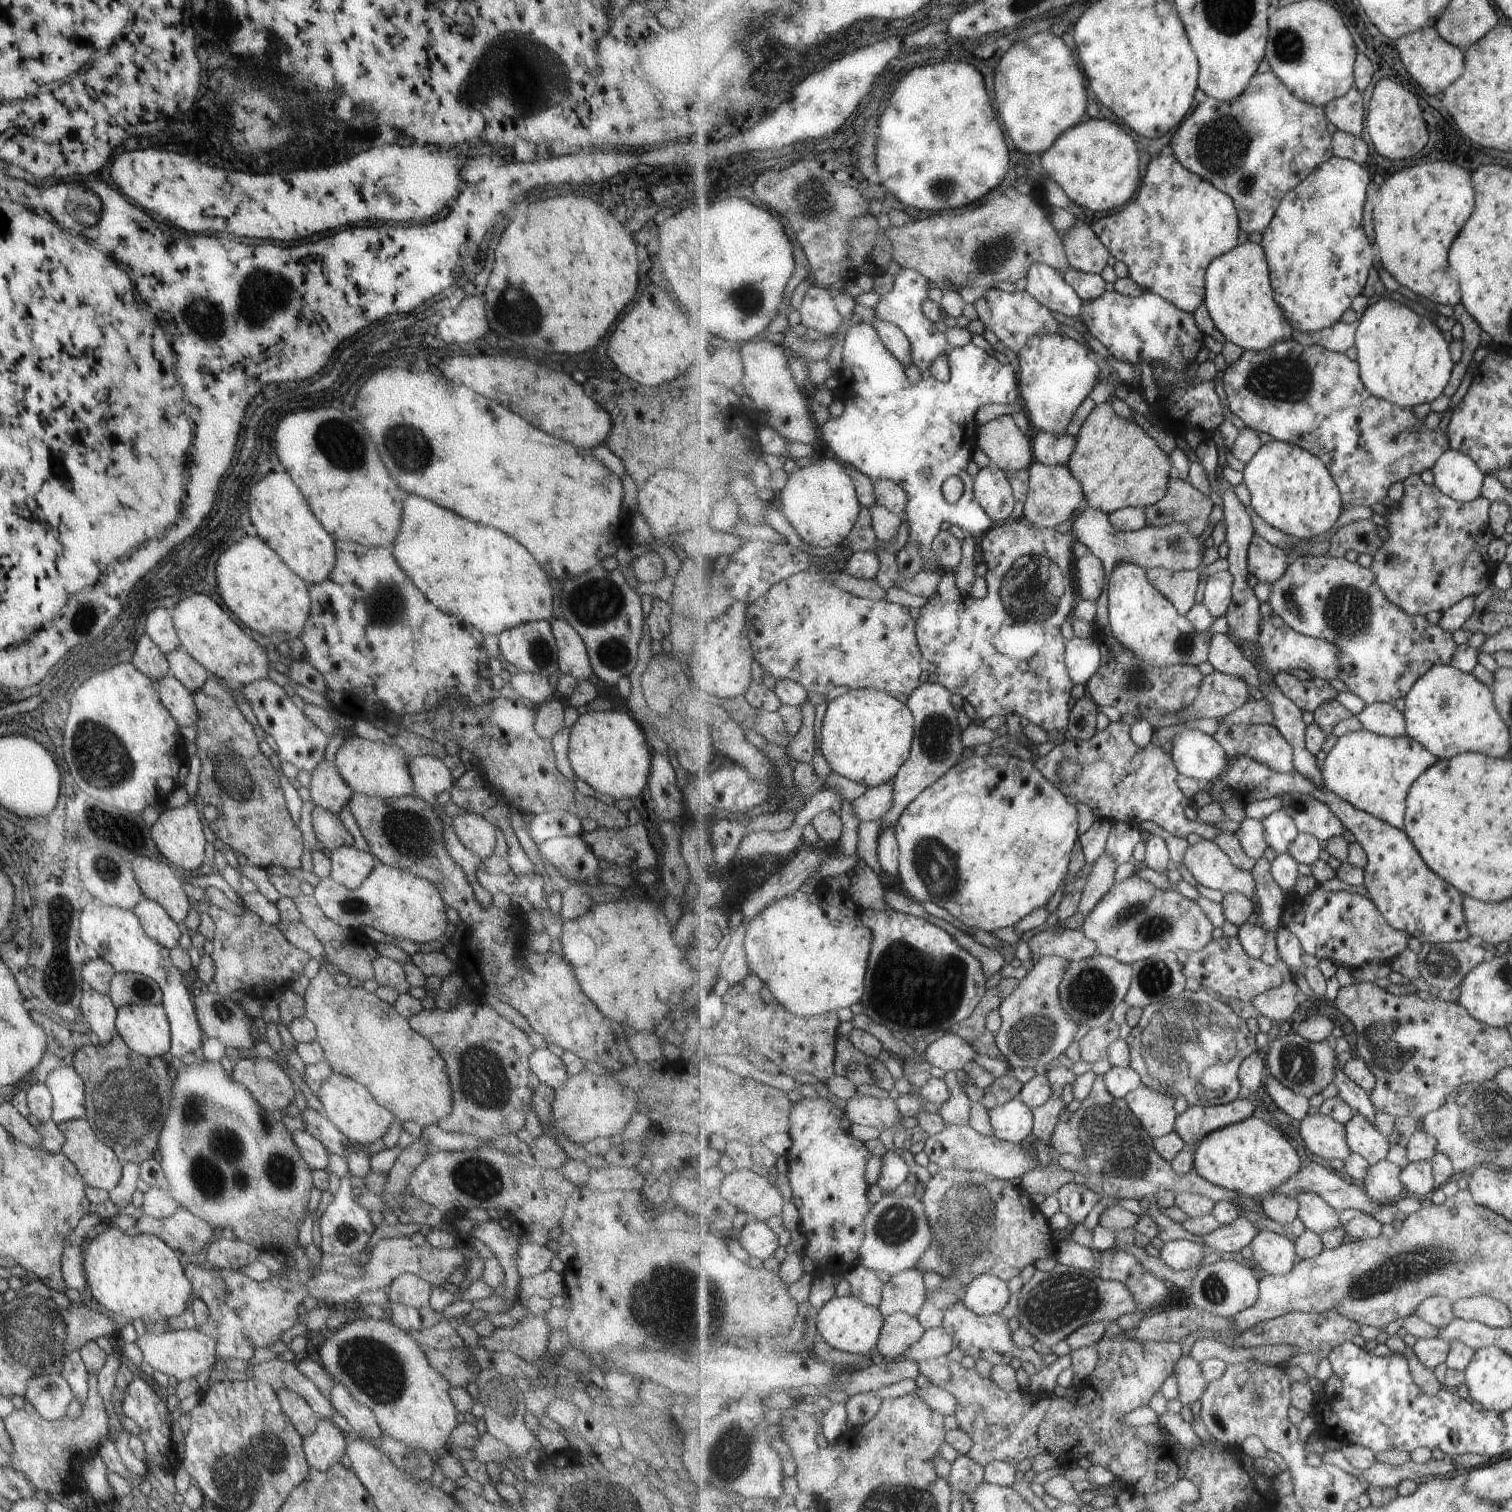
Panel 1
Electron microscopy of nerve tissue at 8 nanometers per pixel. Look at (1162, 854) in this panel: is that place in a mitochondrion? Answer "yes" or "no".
no

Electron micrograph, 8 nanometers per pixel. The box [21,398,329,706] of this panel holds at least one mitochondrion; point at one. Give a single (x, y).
(89, 615)

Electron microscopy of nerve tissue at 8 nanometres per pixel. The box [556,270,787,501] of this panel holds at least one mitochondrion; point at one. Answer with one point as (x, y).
(736, 298)

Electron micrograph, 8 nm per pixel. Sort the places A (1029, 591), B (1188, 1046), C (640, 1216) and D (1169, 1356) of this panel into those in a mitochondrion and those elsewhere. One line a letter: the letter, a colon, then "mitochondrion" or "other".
A: mitochondrion
B: mitochondrion
C: other
D: other

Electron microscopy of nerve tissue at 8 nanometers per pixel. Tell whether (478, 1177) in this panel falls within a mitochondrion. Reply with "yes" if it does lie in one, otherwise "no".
yes

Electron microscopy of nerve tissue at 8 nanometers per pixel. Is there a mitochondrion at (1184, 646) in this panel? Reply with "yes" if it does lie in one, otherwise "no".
yes

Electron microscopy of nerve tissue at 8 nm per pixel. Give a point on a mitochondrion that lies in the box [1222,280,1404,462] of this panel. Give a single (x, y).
(1286, 379)

